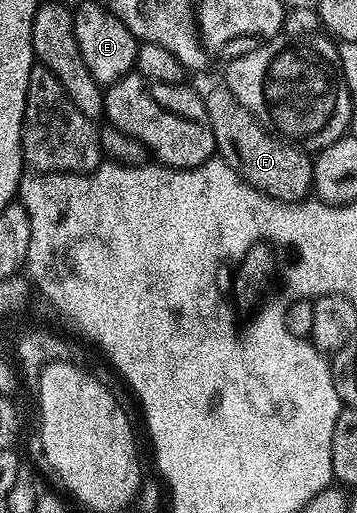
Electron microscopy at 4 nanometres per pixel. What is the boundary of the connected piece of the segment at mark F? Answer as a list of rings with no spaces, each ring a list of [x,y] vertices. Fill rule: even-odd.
[[[219,84],[216,90],[206,91],[205,101],[218,157],[228,162],[253,188],[282,202],[302,202],[312,193],[313,162],[304,151],[260,126],[226,85]]]

